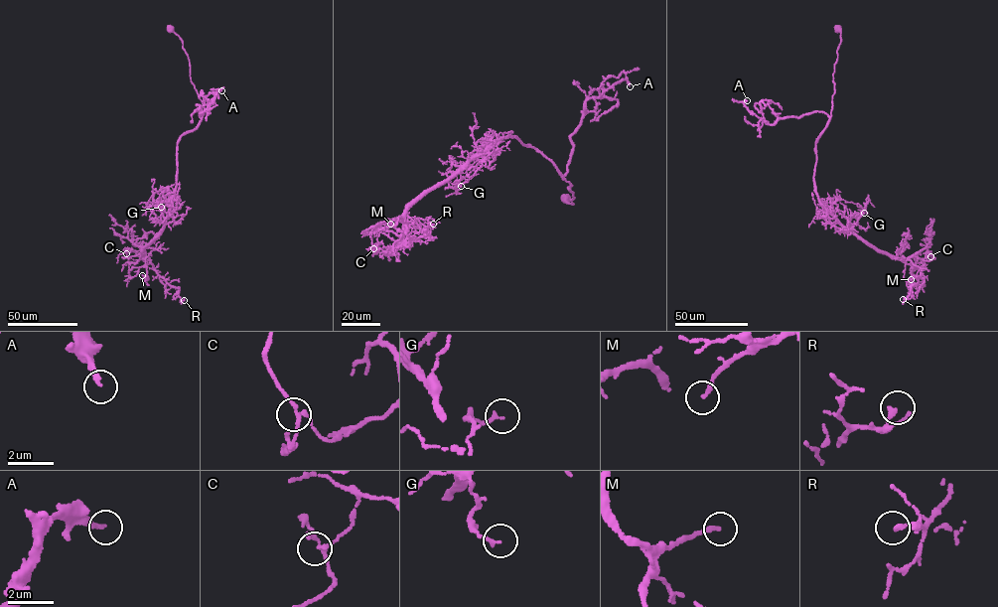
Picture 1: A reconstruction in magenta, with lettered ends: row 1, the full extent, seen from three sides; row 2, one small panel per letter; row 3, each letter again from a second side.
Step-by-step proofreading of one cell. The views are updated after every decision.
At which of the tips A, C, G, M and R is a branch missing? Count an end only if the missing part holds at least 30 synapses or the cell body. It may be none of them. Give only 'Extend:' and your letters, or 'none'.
Extend: A

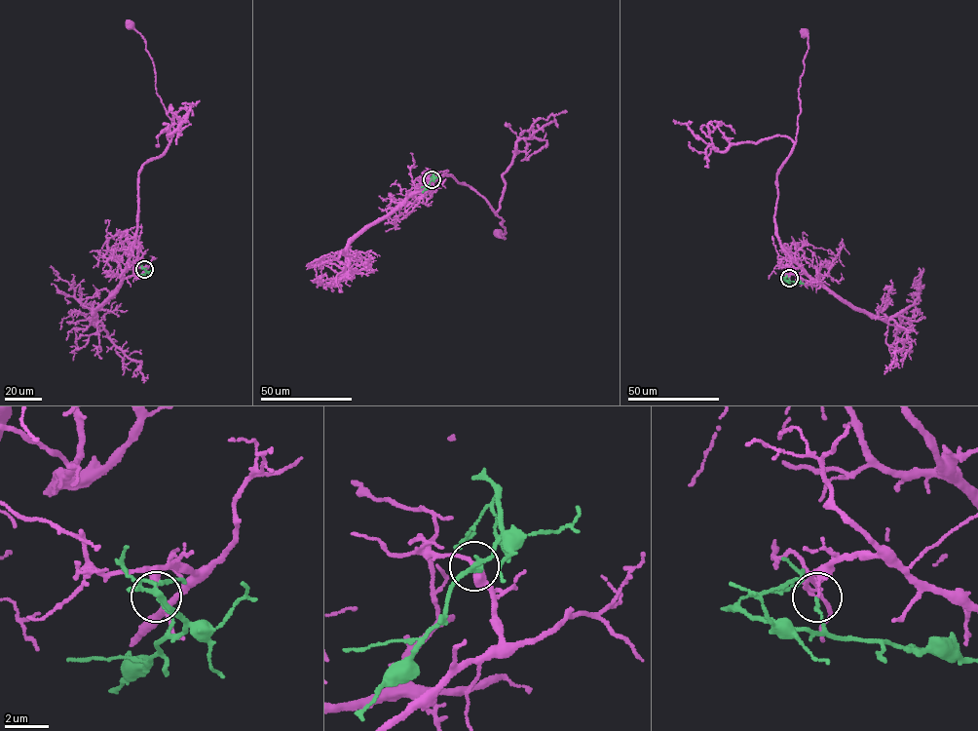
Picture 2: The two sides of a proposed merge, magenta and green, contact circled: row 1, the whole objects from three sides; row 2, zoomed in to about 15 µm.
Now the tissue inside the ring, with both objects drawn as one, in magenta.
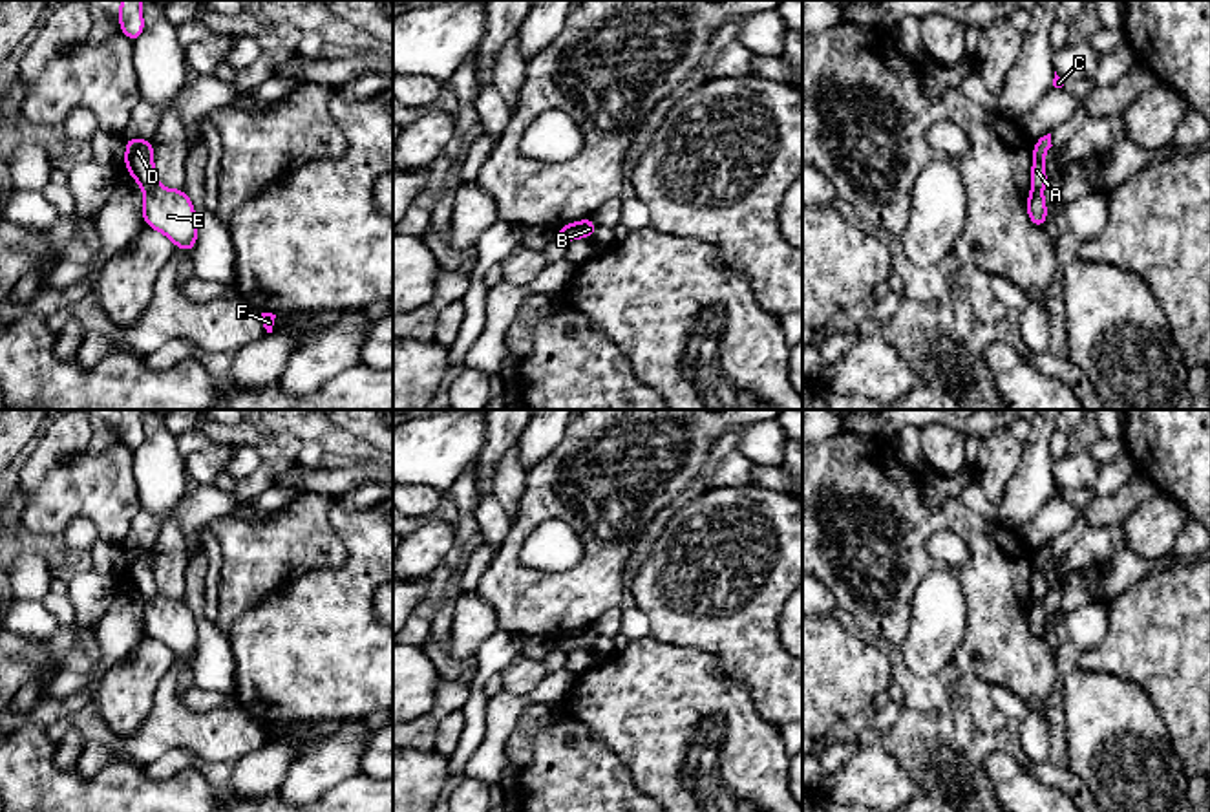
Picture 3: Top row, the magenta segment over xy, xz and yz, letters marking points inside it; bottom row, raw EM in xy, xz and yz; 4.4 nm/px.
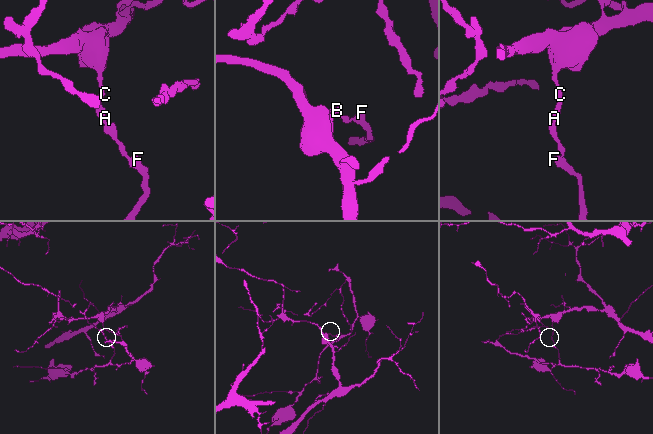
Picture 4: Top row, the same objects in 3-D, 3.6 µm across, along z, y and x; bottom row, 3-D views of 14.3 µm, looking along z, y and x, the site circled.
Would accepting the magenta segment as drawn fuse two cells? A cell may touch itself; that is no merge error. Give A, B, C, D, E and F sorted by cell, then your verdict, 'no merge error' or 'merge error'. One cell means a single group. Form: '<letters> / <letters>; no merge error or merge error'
A C D / B E F; merge error

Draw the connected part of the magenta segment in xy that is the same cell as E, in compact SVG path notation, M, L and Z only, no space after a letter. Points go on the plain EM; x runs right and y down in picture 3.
M155 594L144 604L143 629L168 646L175 658L185 658L192 664L197 649L197 627L194 613L183 598L170 600Z

